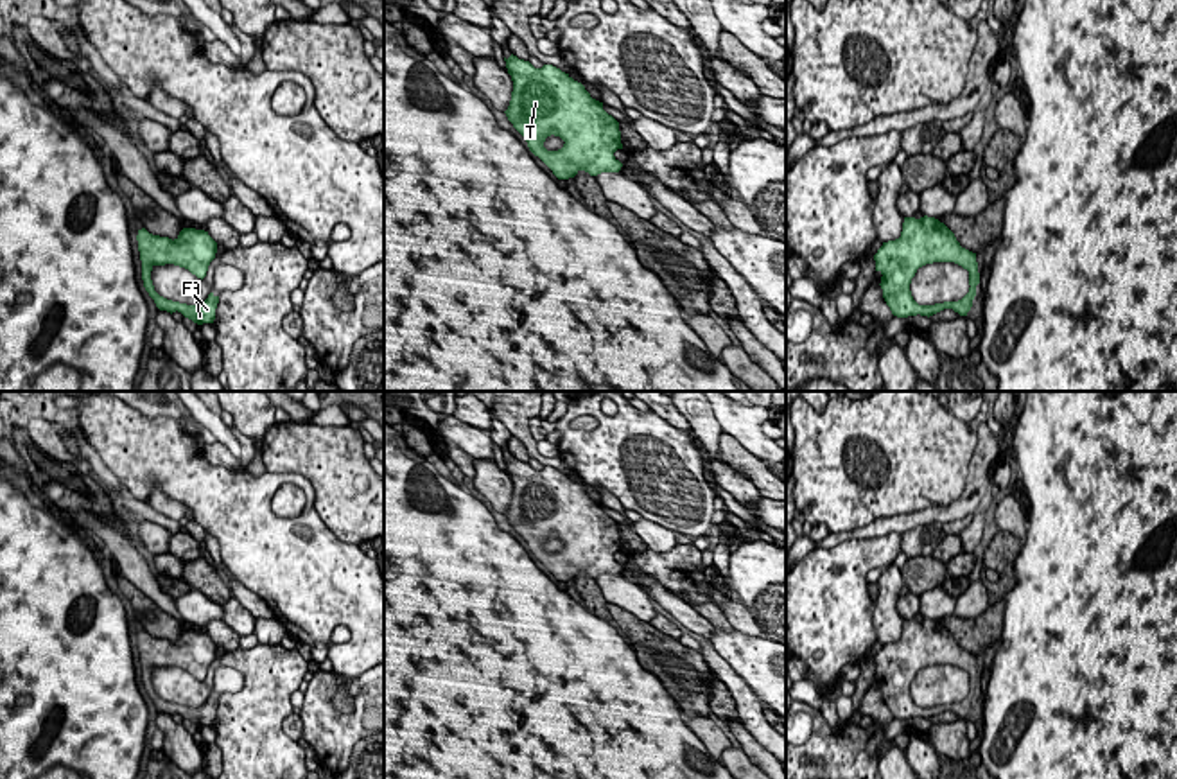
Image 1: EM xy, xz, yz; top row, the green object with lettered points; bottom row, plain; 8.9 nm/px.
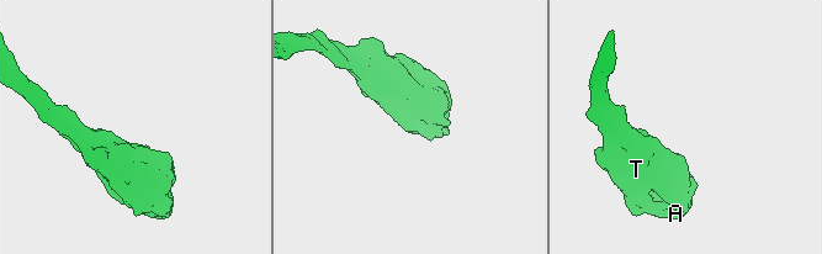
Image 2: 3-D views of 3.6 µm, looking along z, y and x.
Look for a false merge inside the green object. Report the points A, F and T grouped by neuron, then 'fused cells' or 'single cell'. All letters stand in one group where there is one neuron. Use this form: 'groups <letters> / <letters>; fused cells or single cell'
groups A F T; single cell

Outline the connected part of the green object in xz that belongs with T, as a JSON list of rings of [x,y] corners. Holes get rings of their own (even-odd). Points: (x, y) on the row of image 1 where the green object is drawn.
[[[513,54],[504,61],[513,81],[504,113],[558,179],[574,178],[580,171],[590,176],[621,171],[623,163],[614,156],[623,149],[619,122],[603,109],[603,102],[553,65],[535,68]],[[551,135],[565,142],[562,149],[544,147]]]

